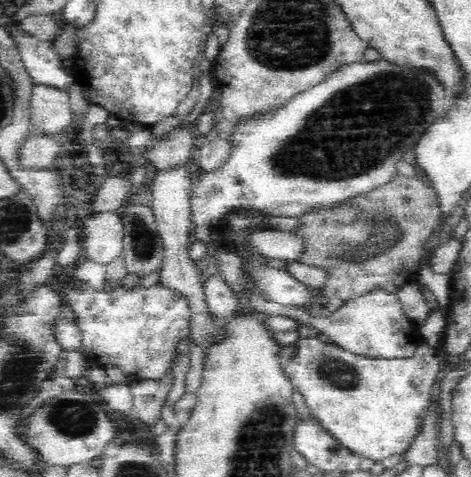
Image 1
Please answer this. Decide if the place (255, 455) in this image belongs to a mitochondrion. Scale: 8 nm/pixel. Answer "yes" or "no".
yes

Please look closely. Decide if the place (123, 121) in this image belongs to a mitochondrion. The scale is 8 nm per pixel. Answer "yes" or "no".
no

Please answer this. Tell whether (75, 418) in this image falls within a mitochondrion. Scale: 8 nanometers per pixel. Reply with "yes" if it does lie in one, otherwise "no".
yes

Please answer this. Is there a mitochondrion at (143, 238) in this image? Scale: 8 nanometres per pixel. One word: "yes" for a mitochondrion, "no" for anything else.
yes

